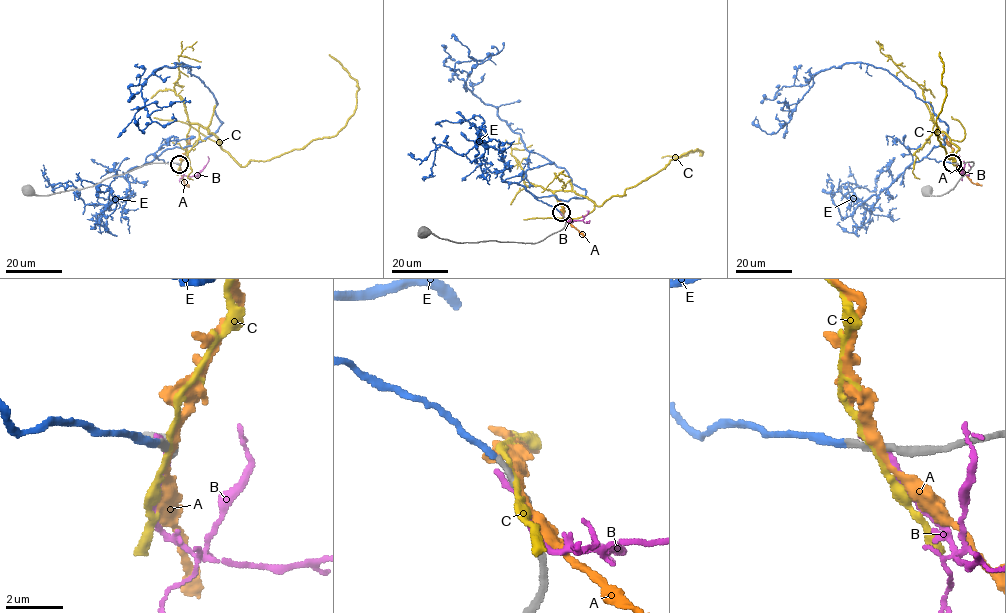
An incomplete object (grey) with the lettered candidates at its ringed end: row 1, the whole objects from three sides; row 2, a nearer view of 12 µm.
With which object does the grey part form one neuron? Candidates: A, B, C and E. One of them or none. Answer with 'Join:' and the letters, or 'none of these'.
Join: E

